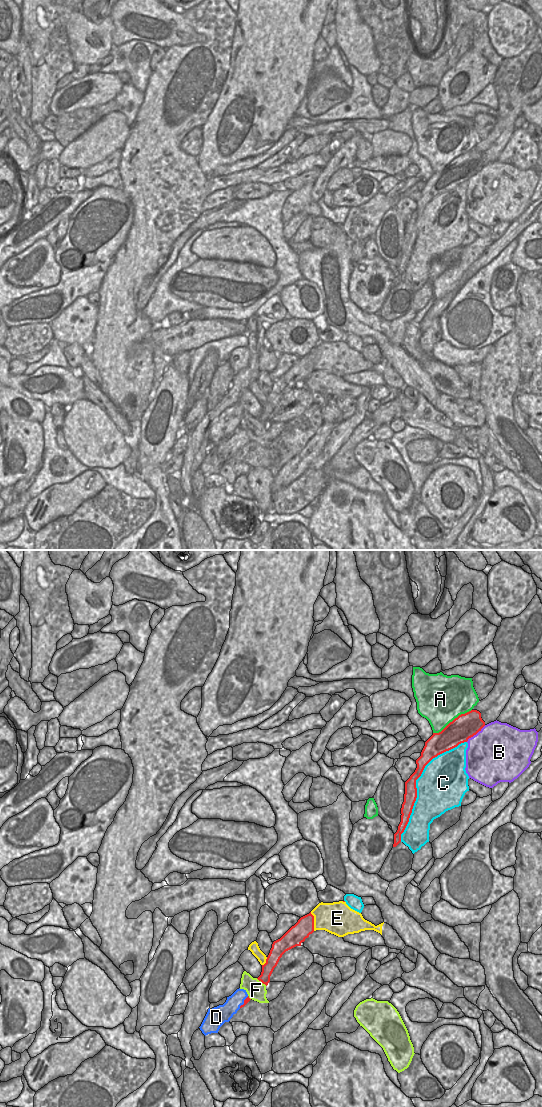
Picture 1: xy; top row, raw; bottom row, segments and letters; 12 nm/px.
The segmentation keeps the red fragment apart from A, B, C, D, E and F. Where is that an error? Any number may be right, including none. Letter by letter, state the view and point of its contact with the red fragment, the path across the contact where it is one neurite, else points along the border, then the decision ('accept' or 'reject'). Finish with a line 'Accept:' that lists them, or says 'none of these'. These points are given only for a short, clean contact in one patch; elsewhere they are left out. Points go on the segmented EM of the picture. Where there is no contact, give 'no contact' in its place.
A: xy (453, 720) | reject
B: xy (475, 734) | along xy (485, 725), (466, 741) | reject
C: xy (415, 783) | reject
D: xy (244, 1002) | along xy (248, 996), (239, 1007) | reject
E: xy (313, 921) | reject
F: xy (261, 981) | along xy (256, 978), (266, 985) | reject
Accept: none of these

